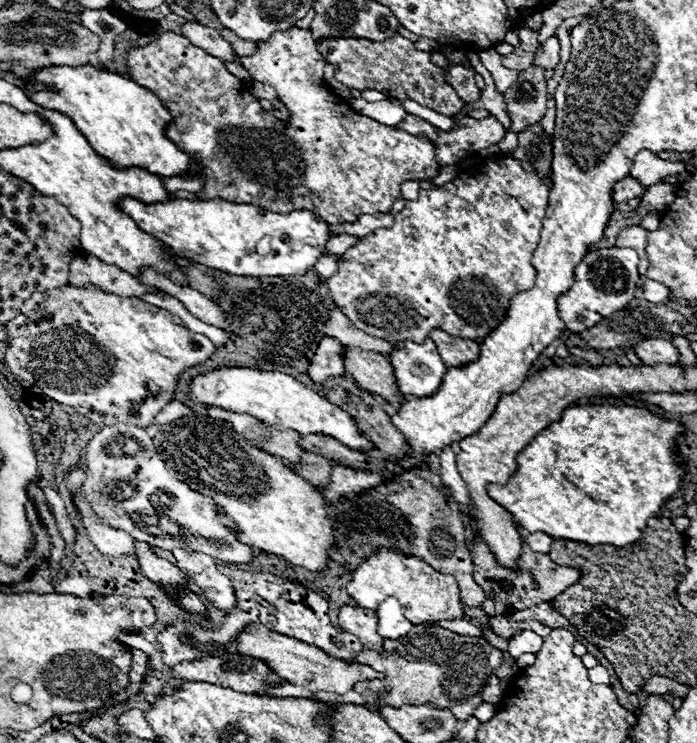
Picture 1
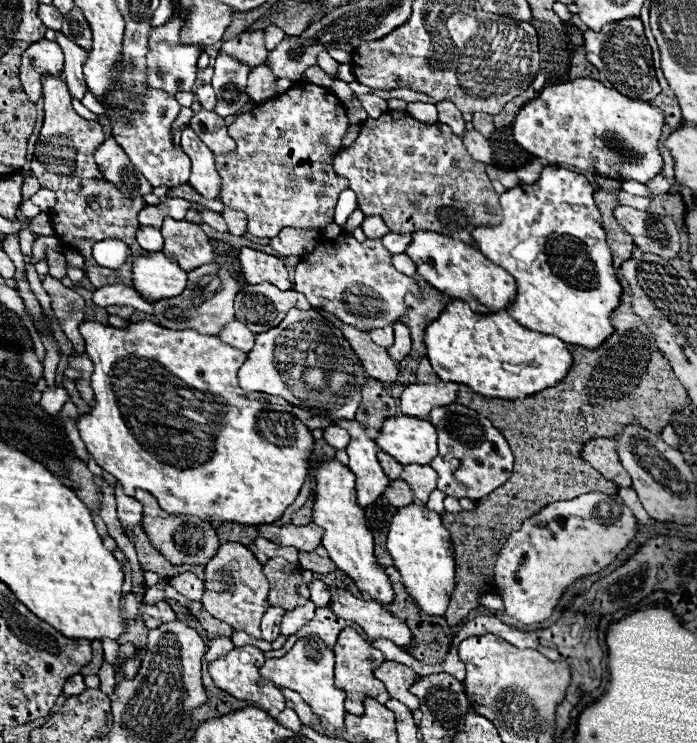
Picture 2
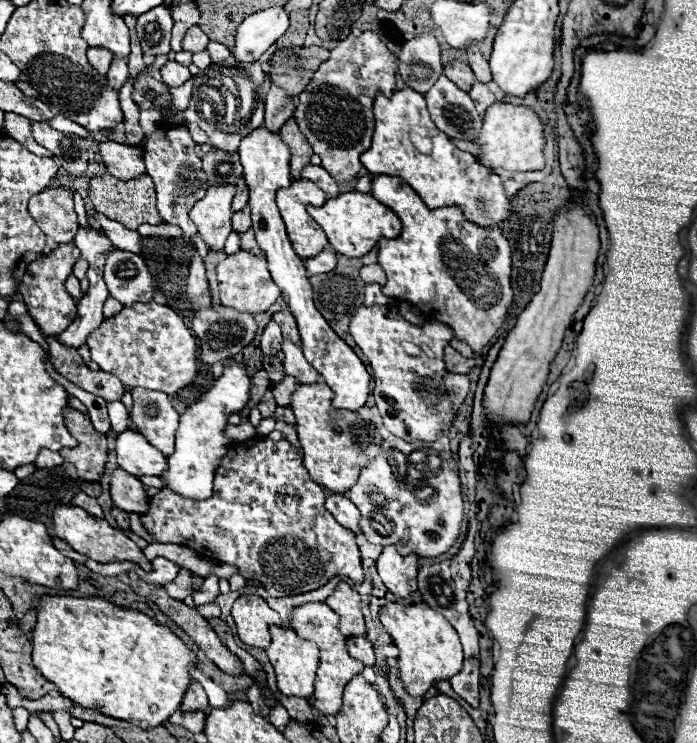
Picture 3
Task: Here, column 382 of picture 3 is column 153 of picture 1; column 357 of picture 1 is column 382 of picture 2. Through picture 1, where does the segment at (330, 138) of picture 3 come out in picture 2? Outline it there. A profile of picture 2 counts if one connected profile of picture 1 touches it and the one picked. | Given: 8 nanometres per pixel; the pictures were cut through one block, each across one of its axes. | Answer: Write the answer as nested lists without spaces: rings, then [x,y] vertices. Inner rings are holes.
[[[386,110],[380,118],[362,122],[362,130],[350,148],[340,152],[332,162],[336,174],[348,180],[348,188],[358,196],[358,208],[366,216],[380,216],[390,232],[418,232],[430,230],[452,240],[474,246],[470,232],[476,226],[498,224],[502,212],[498,210],[498,194],[494,192],[484,164],[476,162],[464,148],[462,140],[446,124],[424,124],[408,112]]]

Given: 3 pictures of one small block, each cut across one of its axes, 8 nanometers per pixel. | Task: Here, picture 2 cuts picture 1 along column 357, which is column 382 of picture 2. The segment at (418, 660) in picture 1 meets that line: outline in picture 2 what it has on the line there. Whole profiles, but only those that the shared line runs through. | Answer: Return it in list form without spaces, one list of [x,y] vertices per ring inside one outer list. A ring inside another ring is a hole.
[[[344,628],[338,636],[338,642],[334,644],[334,656],[336,656],[336,670],[334,670],[334,684],[346,692],[346,712],[354,714],[354,716],[362,716],[364,714],[364,704],[362,700],[366,696],[378,696],[380,692],[384,692],[384,684],[380,680],[374,678],[374,668],[378,668],[378,664],[382,664],[384,656],[382,652],[378,652],[374,646],[370,646],[356,630],[352,628]]]

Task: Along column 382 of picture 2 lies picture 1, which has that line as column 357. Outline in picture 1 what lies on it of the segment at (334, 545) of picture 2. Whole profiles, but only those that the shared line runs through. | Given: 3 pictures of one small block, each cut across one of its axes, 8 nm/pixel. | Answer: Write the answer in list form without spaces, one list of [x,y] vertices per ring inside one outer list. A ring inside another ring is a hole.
[[[380,550],[378,554],[364,560],[354,570],[352,582],[348,584],[348,592],[362,608],[370,608],[374,612],[388,596],[394,596],[400,602],[404,616],[412,624],[432,624],[438,620],[464,620],[466,618],[464,604],[462,604],[454,576],[432,570],[426,562],[422,562],[416,556],[408,558],[390,550]]]

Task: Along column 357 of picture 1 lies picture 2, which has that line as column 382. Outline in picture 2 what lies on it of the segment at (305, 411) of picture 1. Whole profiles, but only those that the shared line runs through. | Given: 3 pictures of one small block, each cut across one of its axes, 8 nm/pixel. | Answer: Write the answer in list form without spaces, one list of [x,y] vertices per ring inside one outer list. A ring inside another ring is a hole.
[[[414,416],[386,418],[376,444],[400,464],[428,464],[438,454],[436,428]]]

